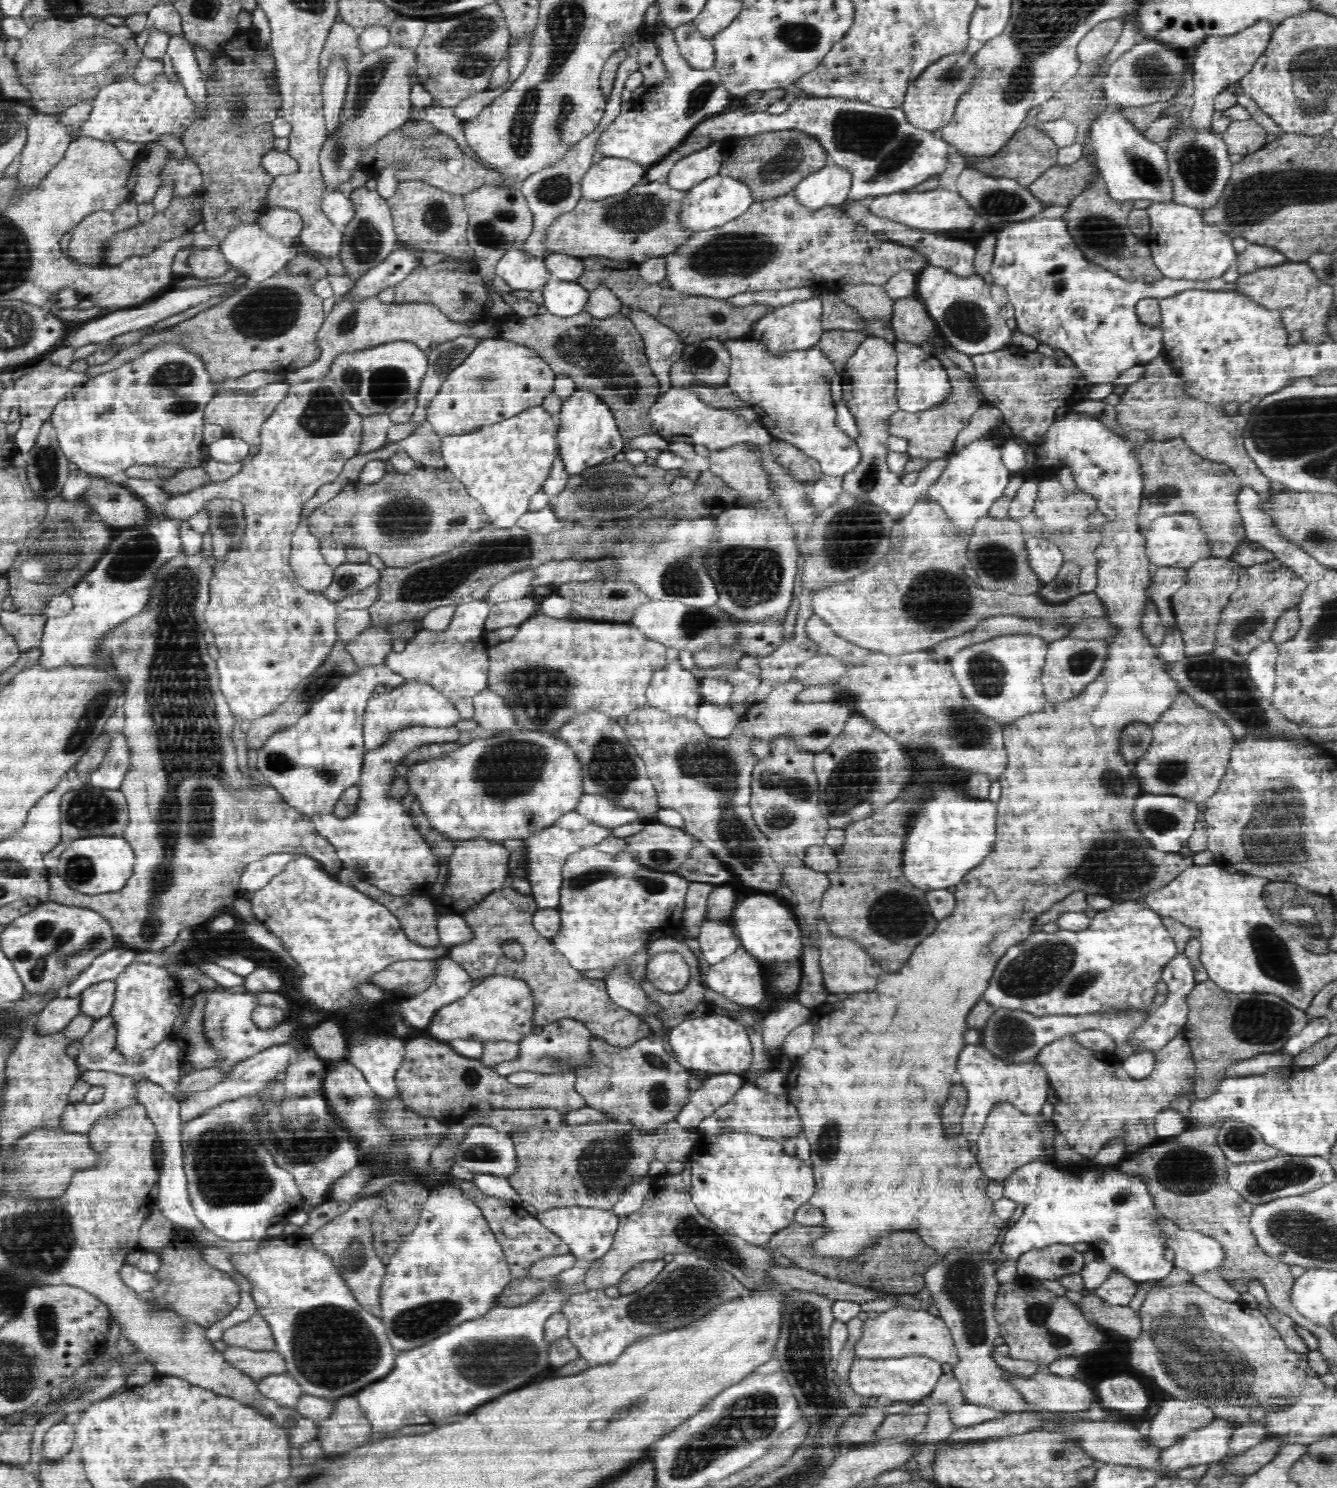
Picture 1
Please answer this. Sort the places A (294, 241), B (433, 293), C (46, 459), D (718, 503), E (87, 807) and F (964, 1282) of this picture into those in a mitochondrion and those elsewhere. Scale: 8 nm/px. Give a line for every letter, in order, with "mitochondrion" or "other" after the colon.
A: other
B: other
C: mitochondrion
D: other
E: mitochondrion
F: mitochondrion

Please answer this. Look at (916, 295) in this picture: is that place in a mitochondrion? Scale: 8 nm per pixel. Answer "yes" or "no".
no

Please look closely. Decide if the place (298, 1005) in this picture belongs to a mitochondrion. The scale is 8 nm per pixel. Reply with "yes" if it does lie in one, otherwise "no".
no

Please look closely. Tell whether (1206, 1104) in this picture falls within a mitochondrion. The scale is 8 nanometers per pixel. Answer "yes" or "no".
no

